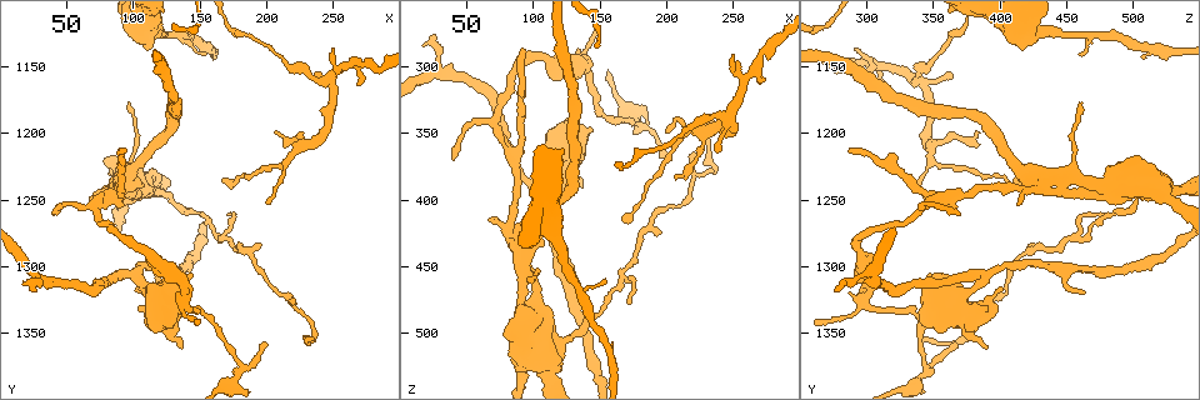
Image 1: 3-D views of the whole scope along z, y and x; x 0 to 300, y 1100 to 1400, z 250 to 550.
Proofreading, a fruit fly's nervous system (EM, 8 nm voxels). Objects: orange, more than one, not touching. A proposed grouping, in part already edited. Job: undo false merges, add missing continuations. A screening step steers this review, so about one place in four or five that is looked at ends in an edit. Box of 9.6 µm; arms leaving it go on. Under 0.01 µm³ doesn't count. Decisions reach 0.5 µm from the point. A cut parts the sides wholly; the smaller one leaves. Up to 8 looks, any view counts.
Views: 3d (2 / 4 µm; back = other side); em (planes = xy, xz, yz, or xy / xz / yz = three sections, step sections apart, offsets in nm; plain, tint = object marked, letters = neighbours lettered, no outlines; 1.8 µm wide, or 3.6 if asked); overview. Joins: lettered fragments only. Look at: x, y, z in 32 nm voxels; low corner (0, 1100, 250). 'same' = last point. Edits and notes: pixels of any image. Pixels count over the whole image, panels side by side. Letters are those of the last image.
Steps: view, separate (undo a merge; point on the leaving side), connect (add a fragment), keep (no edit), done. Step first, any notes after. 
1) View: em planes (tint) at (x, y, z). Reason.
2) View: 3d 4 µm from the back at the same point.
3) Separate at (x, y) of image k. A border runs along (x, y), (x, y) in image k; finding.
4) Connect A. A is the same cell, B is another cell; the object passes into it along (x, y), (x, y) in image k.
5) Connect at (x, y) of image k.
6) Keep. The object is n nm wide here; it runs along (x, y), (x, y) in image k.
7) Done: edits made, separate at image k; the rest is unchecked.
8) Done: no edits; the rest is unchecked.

View: 3d 2 µm at (28, 1316, 276). Free end.

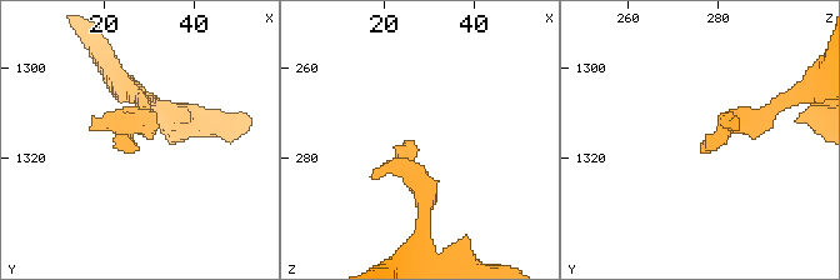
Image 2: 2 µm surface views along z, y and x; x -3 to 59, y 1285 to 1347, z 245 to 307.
View: em 3.6 µm xy step 8 (letters) at (27, 1319, 277).

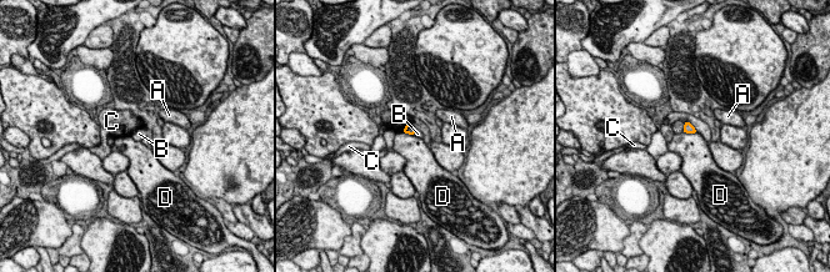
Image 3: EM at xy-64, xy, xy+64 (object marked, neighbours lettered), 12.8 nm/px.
View: em 3.6 µm planes (letters) at the same point. Another direction.

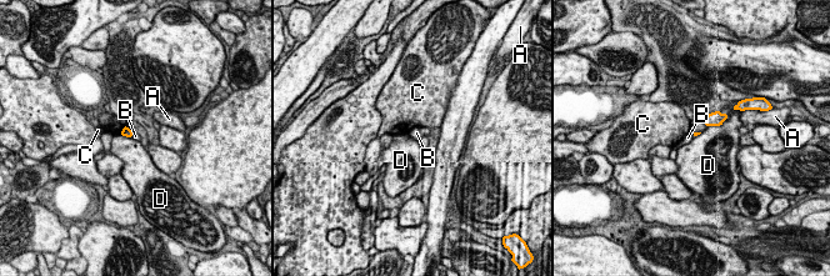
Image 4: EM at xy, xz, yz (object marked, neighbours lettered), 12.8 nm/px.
Keep. A, B, C and D are other cells; no lettered fragment goes on from it.

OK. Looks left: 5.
View: em planes (letters) at (206, 1200, 382).

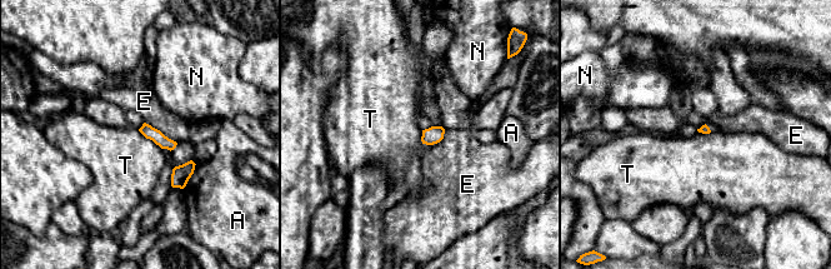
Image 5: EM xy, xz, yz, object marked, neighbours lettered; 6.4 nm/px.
Keep. A, E, N and T are other cells; a border runs along (138, 129), (161, 149) in image 5; no lettered fragment goes on from it.

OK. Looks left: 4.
View: em xz step 8 (letters) at (138, 1328, 300). Sharp bend.

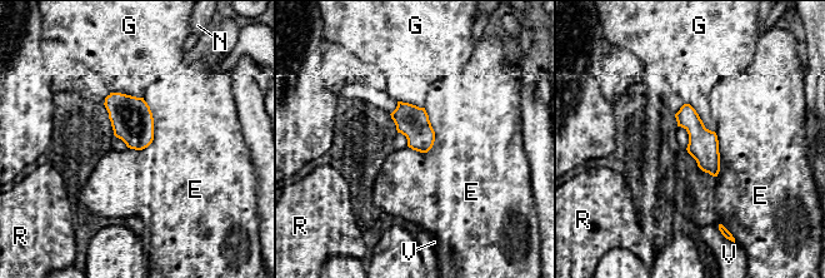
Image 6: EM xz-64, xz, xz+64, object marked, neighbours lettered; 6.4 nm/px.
Keep. The longest contact is with E, 300 nm; E, G, N, R and V are other cells; one neuron here.

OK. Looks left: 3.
Done: no edits; the rest is unchecked.

